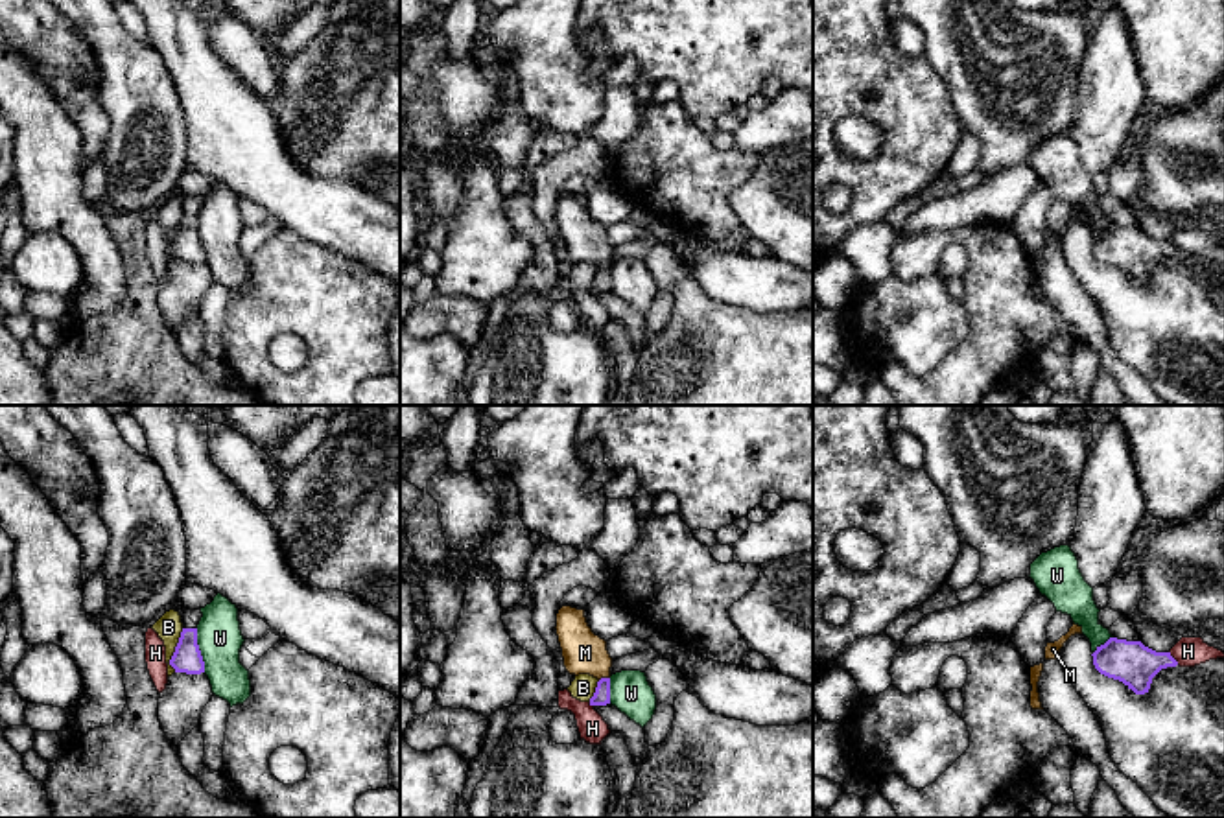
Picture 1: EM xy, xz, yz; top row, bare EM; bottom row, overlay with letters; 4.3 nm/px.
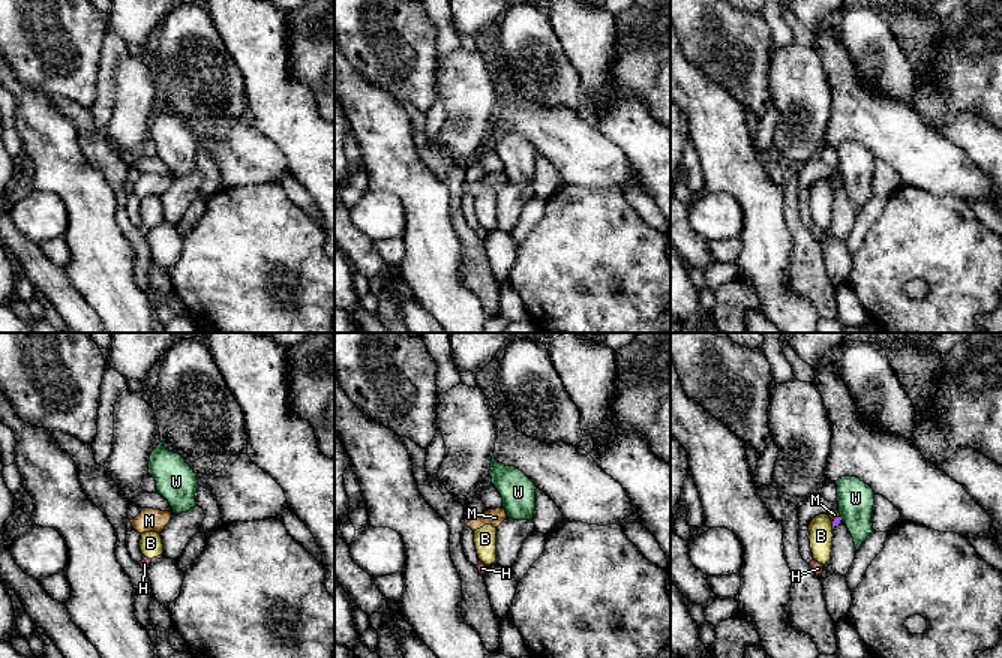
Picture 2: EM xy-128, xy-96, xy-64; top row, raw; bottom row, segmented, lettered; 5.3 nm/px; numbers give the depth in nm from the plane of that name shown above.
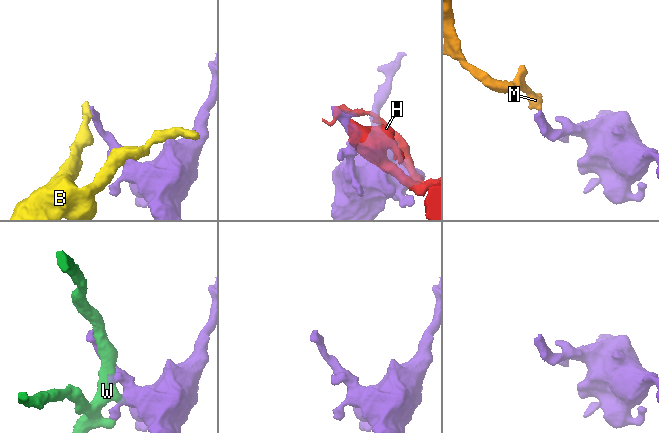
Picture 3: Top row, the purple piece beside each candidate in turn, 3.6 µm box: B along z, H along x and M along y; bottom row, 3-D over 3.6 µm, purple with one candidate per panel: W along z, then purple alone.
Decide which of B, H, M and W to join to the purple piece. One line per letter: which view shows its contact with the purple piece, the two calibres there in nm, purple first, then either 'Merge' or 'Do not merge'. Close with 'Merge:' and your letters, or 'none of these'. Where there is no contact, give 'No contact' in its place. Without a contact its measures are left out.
B: Touches purple in xy. Thickness 130 nm (purple) against 110 nm. Do not merge
H: Touches purple in yz. Thickness 190 nm (purple) against 130 nm. Do not merge
M: Touches purple in xz. Thickness 80 nm (purple) against 190 nm. Merge
W: Touches purple in xy. Thickness 130 nm (purple) against 190 nm. Do not merge
Merge: M

